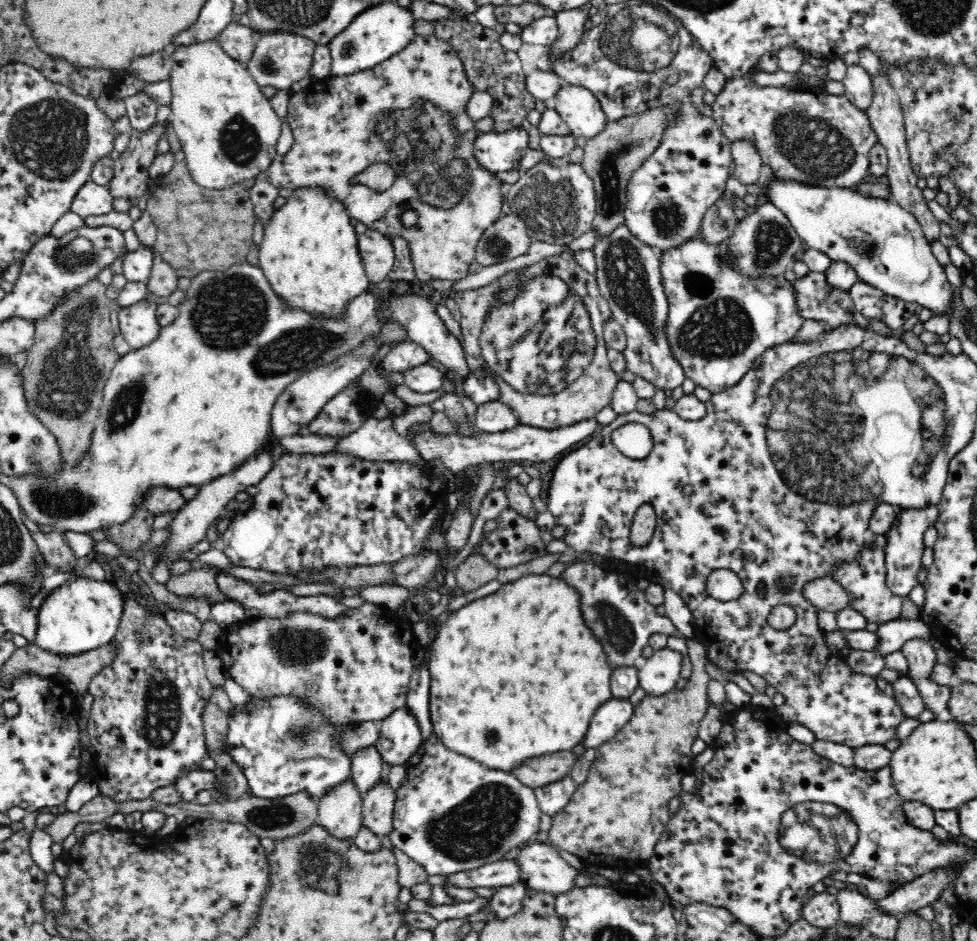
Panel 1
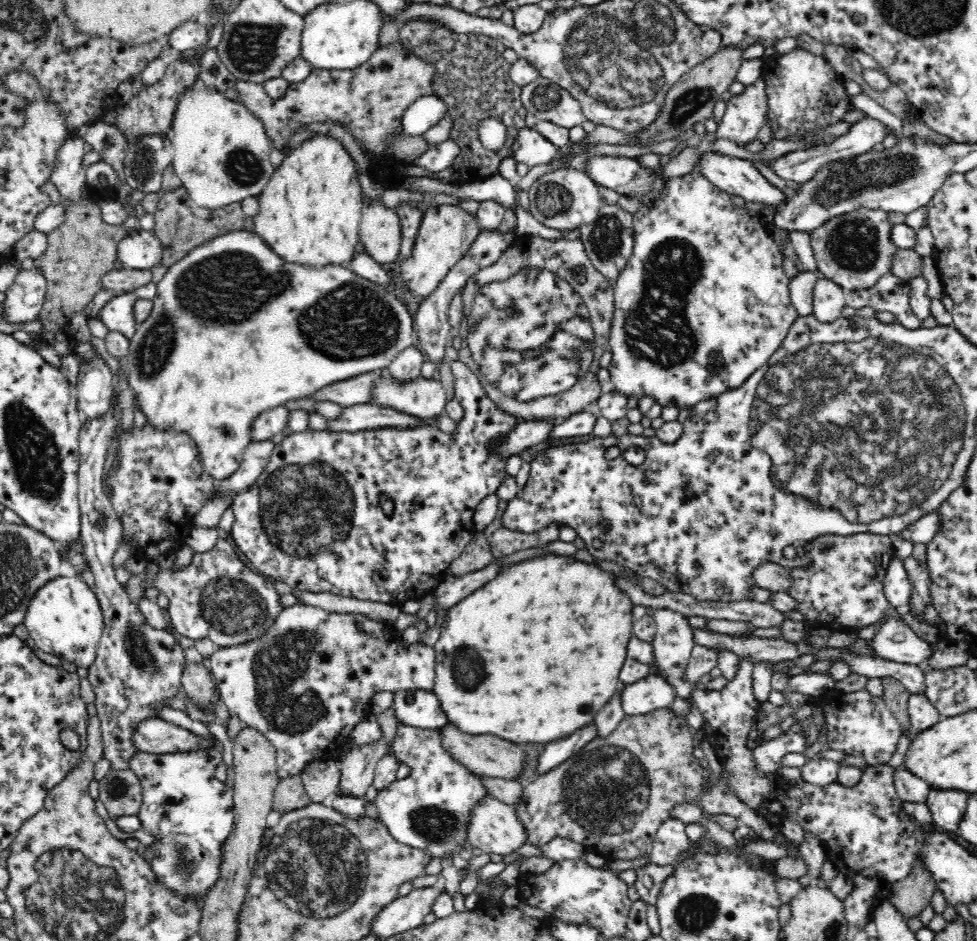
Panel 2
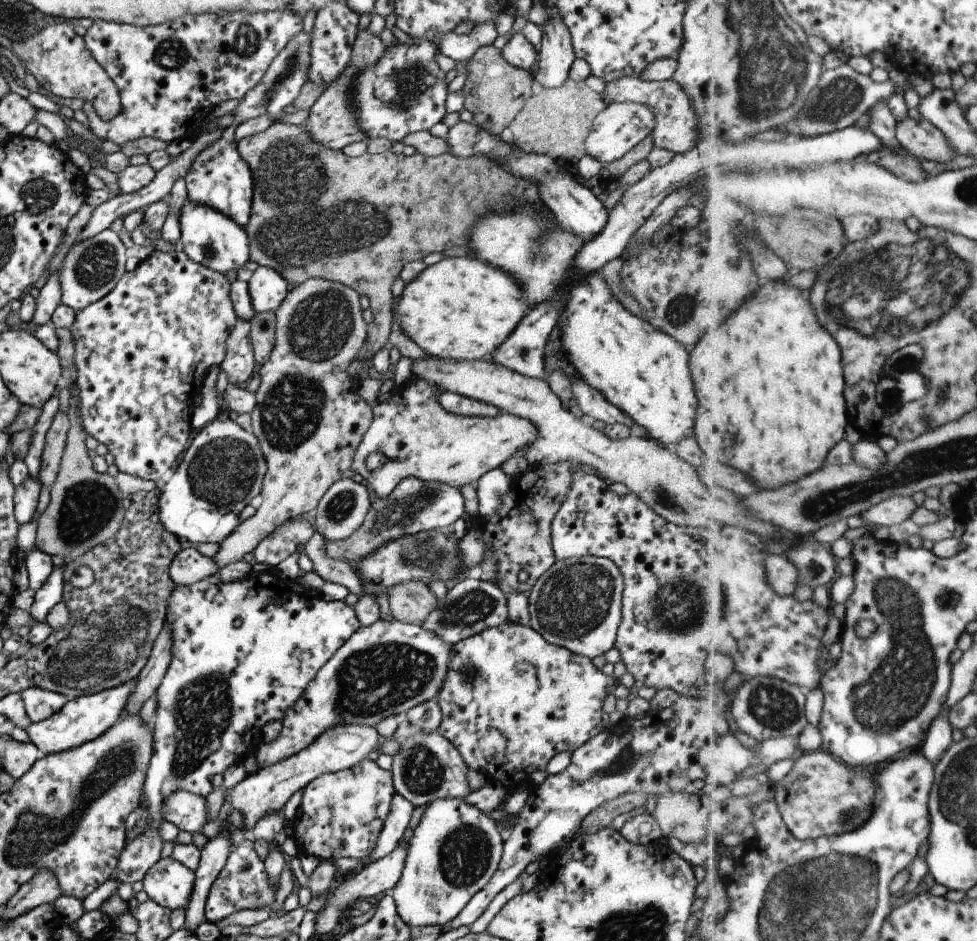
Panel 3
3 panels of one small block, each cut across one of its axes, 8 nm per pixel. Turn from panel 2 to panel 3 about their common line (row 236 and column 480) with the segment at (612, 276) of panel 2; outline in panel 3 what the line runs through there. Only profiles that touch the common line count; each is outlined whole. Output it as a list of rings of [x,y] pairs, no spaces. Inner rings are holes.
[[[465,577],[448,588],[445,598],[436,599],[435,606],[419,626],[427,632],[434,633],[446,645],[452,647],[460,640],[479,634],[485,629],[498,627],[507,620],[506,596],[500,588],[489,581]]]

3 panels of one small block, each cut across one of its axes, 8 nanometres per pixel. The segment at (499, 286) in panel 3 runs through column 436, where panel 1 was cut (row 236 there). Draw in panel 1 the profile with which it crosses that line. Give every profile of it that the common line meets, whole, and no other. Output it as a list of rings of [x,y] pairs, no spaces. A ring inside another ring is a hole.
[[[320,187],[292,189],[285,203],[263,226],[259,267],[270,286],[294,308],[318,316],[342,316],[346,302],[368,291],[370,284],[347,208]]]

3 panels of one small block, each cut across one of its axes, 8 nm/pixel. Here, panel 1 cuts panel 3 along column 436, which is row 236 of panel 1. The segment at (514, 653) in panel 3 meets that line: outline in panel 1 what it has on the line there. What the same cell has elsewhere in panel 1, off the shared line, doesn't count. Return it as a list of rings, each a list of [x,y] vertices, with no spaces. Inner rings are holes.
[[[696,234],[695,238],[690,238],[678,246],[672,246],[671,249],[662,250],[658,254],[660,261],[659,271],[662,273],[662,289],[664,289],[664,295],[668,301],[668,316],[666,316],[666,324],[662,331],[666,333],[666,339],[668,339],[668,345],[670,345],[670,353],[672,358],[675,358],[680,365],[680,369],[684,371],[684,378],[689,378],[696,387],[705,388],[712,394],[718,392],[724,392],[732,386],[736,386],[740,379],[751,369],[752,360],[758,358],[766,352],[766,349],[771,349],[773,346],[784,344],[785,342],[792,341],[794,336],[806,318],[800,316],[799,307],[796,302],[795,286],[792,282],[788,281],[784,275],[779,276],[760,276],[760,278],[752,278],[744,274],[739,268],[735,267],[735,260],[731,256],[731,250],[729,250],[729,238],[733,234],[730,234],[726,240],[722,242],[706,242],[701,234]]]

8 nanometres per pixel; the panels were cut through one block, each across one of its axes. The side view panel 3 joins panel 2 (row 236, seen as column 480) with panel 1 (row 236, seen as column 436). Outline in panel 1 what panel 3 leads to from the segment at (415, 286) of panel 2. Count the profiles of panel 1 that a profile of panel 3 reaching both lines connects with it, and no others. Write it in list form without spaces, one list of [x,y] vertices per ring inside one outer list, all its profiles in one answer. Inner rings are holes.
[[[435,35],[416,36],[401,52],[392,55],[388,60],[384,60],[384,62],[380,62],[380,64],[372,66],[368,70],[362,70],[346,76],[331,74],[325,79],[312,81],[299,92],[291,93],[288,100],[286,120],[288,126],[290,126],[294,142],[285,154],[277,154],[274,157],[266,171],[266,179],[278,190],[281,188],[292,190],[303,187],[320,187],[320,189],[324,189],[328,194],[333,194],[334,198],[338,198],[340,202],[343,202],[351,218],[364,222],[368,228],[381,232],[389,239],[396,236],[405,238],[409,244],[415,278],[418,283],[429,284],[431,280],[460,280],[465,278],[468,274],[468,266],[475,261],[476,247],[484,231],[501,216],[500,208],[502,208],[502,200],[504,199],[504,194],[500,191],[500,180],[494,176],[494,173],[478,167],[478,161],[472,157],[472,142],[480,134],[474,129],[472,119],[468,119],[466,113],[464,113],[466,102],[468,102],[468,98],[472,93],[474,93],[474,87],[468,83],[462,61],[460,61],[460,57],[452,49],[452,46]],[[391,160],[395,161],[396,180],[388,190],[382,192],[373,191],[368,186],[358,182],[356,176],[359,172],[362,172],[371,164],[378,162],[389,163]],[[404,210],[412,210],[416,214],[415,223],[409,227],[402,223],[401,212]]]

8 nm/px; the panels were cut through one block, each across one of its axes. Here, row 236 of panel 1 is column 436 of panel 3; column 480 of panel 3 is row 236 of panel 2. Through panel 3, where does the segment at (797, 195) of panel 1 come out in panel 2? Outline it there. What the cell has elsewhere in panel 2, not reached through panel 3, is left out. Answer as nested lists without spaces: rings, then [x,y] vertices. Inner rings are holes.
[[[861,208],[815,228],[811,232],[811,245],[817,272],[840,285],[845,292],[874,286],[880,276],[890,273],[890,258],[896,252],[890,241],[890,226],[884,211]]]

